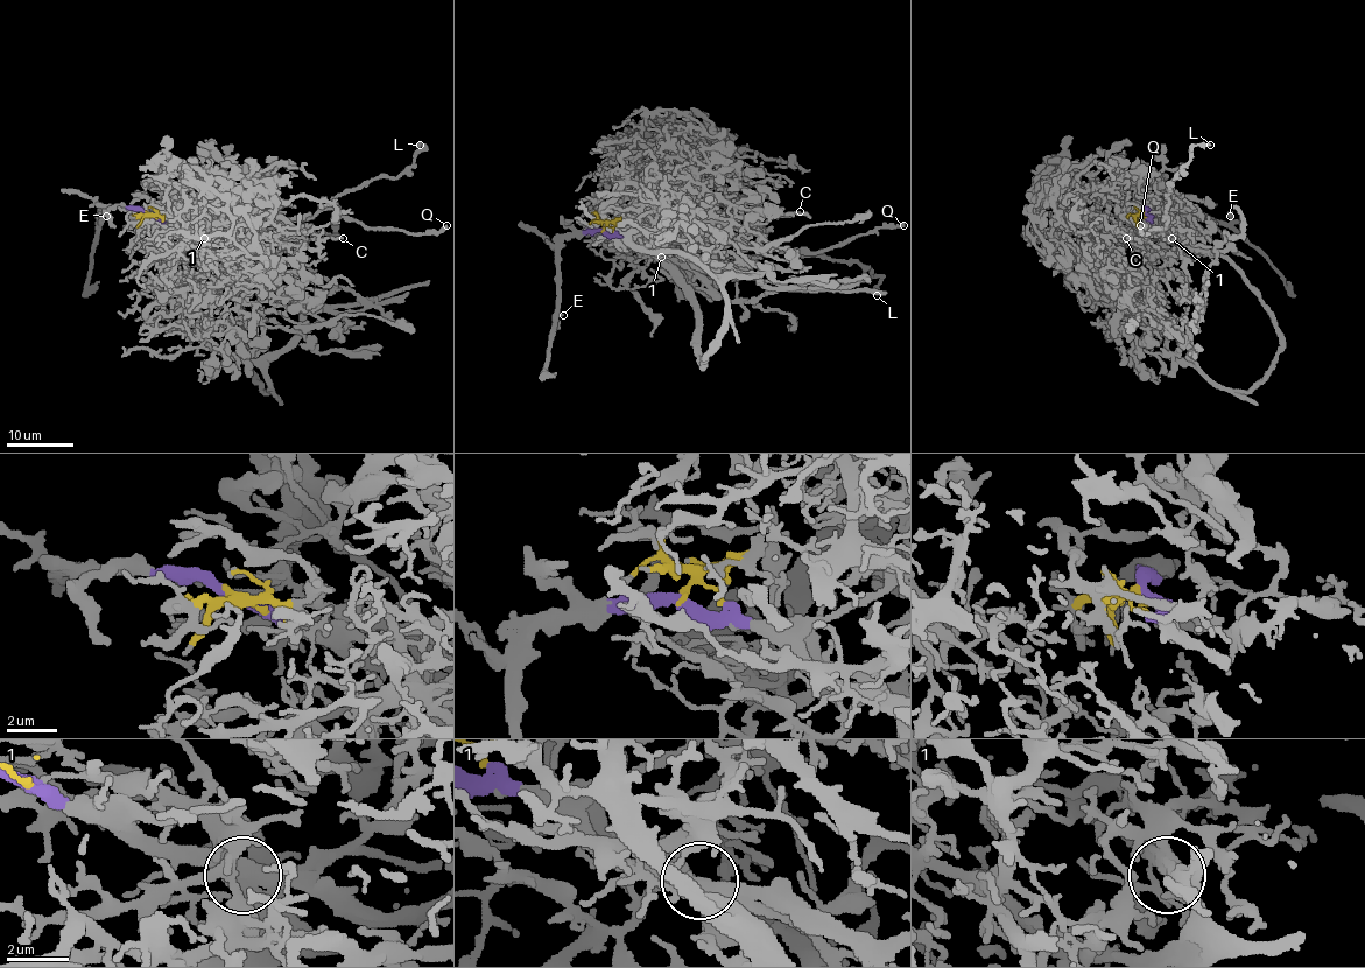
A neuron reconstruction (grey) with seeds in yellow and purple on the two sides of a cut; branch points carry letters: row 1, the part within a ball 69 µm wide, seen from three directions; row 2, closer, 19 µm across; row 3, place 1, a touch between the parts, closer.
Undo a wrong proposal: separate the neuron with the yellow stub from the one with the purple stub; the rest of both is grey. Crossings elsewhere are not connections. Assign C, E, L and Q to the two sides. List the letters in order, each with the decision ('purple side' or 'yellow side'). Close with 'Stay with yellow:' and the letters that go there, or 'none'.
C: yellow side
E: purple side
L: purple side
Q: purple side
Stay with yellow: C

